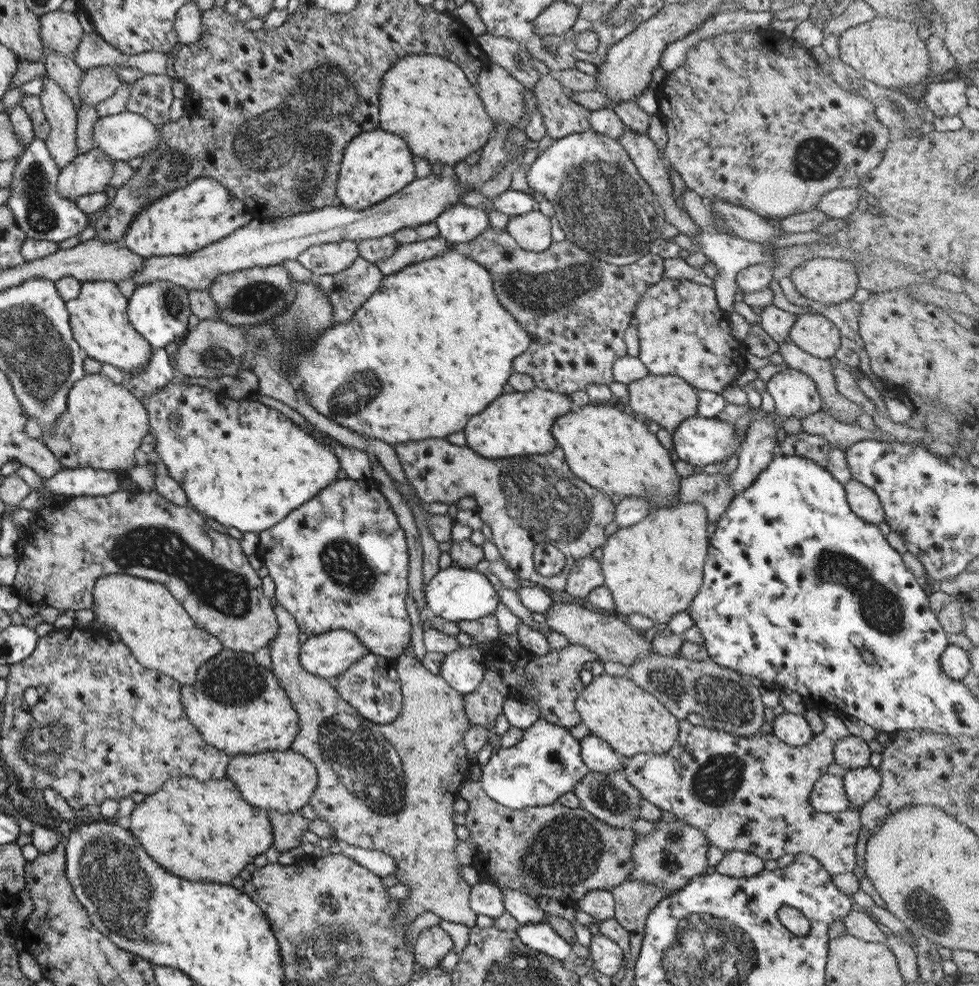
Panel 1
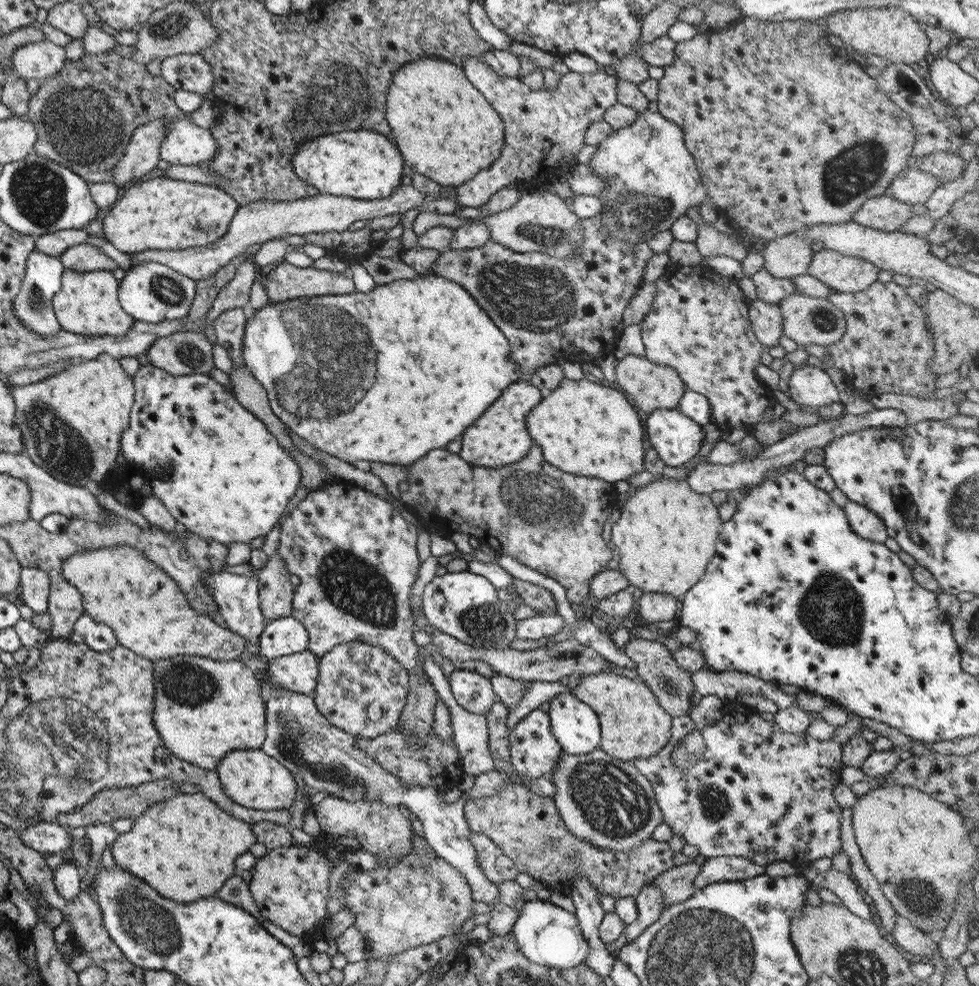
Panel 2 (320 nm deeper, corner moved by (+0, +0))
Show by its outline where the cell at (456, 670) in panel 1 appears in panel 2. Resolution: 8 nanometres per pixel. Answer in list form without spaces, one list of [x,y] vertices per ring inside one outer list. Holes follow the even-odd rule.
[[[453,669],[448,685],[455,702],[473,714],[487,714],[497,699],[491,683],[475,671]]]

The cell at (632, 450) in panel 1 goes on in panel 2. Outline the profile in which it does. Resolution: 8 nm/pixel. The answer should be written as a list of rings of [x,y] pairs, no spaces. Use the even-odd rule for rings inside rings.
[[[590,377],[579,380],[563,379],[547,396],[541,397],[529,414],[525,416],[527,432],[531,440],[541,448],[545,462],[555,466],[563,473],[599,478],[604,482],[615,483],[617,480],[627,481],[630,476],[641,472],[643,462],[643,426],[639,416],[623,397],[623,394],[611,389],[603,382]]]

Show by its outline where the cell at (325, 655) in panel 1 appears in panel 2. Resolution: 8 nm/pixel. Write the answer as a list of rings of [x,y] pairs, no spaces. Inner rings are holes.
[[[307,649],[272,658],[267,663],[264,680],[272,688],[307,695],[318,677],[318,660],[319,656]]]

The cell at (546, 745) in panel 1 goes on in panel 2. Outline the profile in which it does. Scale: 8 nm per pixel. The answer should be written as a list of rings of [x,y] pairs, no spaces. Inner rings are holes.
[[[534,708],[522,718],[512,730],[509,730],[508,750],[513,770],[533,780],[543,774],[552,773],[556,760],[561,754],[561,747],[551,734],[546,712]]]

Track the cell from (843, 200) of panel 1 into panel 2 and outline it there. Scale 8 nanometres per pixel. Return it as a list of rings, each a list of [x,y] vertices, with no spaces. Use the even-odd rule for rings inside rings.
[[[906,166],[892,178],[883,195],[914,205],[917,202],[925,203],[938,185],[935,175]]]

